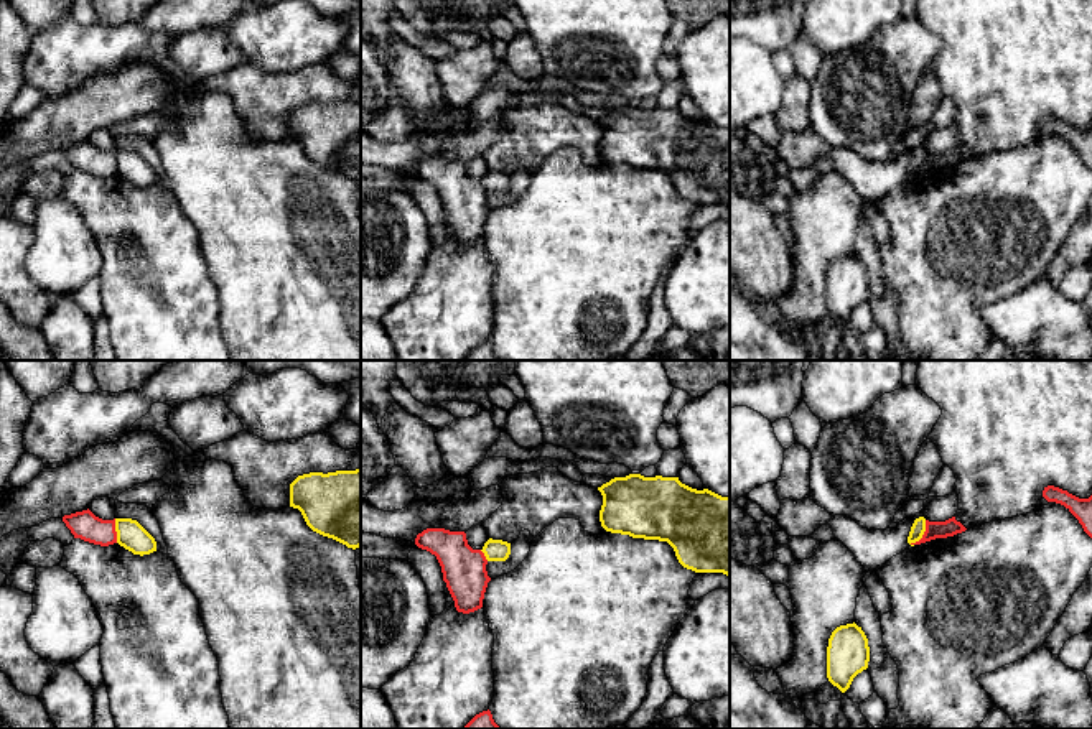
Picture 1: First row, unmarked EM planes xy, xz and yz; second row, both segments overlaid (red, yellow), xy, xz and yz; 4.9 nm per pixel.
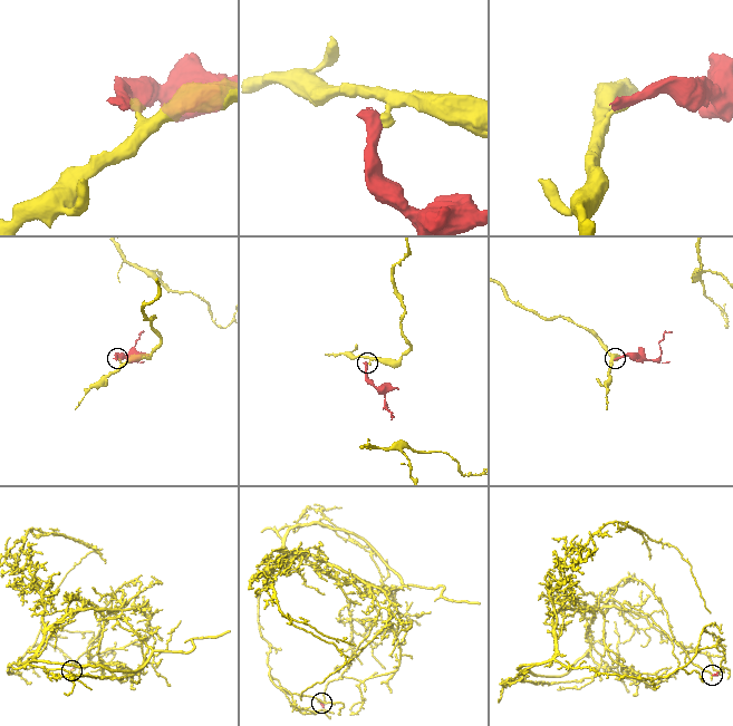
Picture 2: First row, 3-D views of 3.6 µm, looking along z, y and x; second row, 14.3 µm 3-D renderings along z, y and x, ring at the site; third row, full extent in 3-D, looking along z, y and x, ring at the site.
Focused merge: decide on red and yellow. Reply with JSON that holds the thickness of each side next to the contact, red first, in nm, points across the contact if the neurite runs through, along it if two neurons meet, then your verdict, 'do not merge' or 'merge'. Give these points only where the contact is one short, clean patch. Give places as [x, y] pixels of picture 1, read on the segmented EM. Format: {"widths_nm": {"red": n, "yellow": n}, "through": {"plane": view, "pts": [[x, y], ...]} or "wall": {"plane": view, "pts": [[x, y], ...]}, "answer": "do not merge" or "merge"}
{"widths_nm": {"red": 90, "yellow": 70}, "wall": {"plane": "yz", "pts": [[926, 520], [926, 530], [911, 545]]}, "answer": "do not merge"}

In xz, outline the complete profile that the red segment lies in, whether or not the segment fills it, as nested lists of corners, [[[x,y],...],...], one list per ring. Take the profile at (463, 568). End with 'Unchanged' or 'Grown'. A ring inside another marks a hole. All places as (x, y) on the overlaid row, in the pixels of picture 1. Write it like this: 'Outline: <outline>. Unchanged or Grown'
Outline: [[[427,528],[417,535],[415,545],[436,556],[458,612],[469,614],[483,607],[491,581],[488,560],[481,550],[468,545],[464,532]]]. Unchanged

